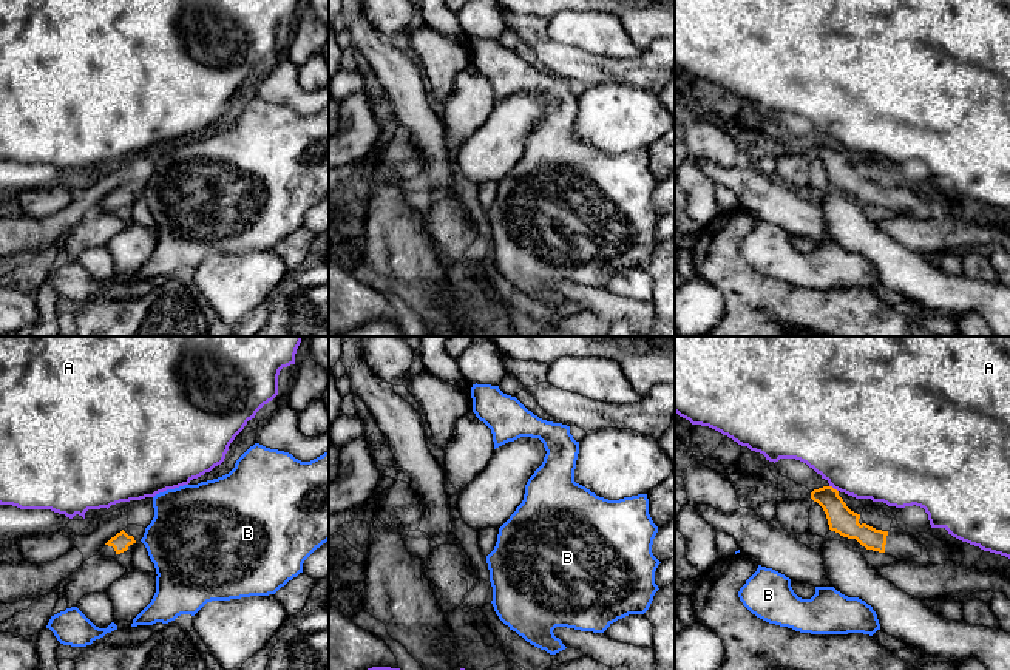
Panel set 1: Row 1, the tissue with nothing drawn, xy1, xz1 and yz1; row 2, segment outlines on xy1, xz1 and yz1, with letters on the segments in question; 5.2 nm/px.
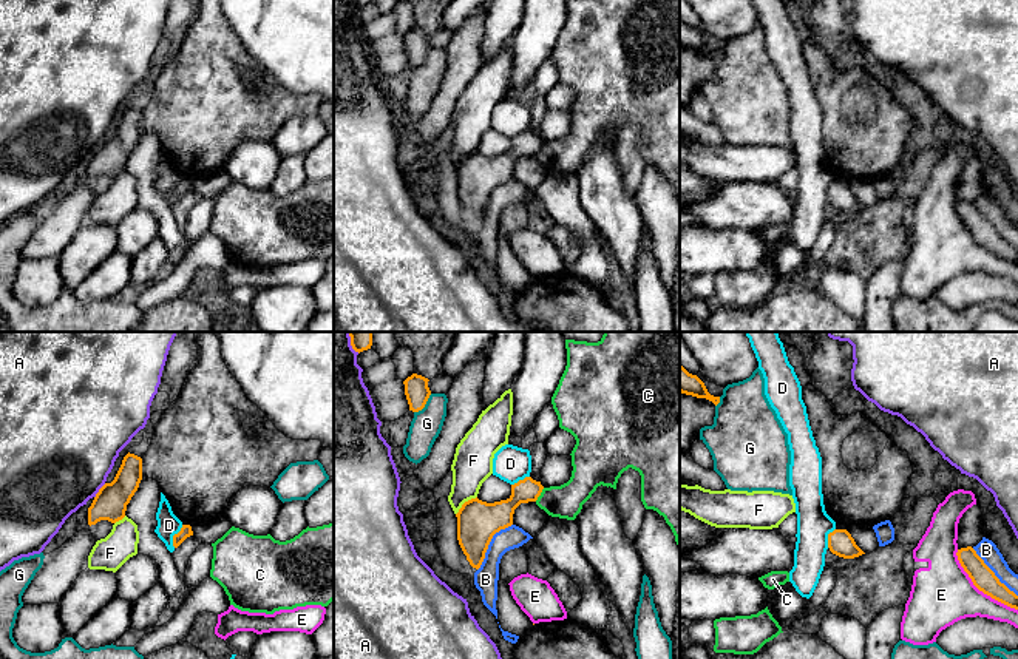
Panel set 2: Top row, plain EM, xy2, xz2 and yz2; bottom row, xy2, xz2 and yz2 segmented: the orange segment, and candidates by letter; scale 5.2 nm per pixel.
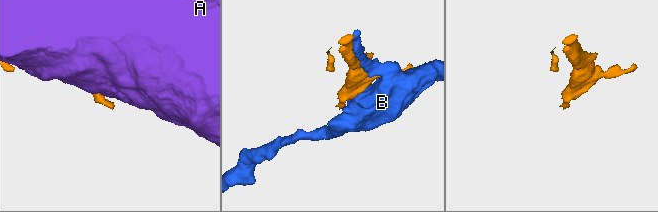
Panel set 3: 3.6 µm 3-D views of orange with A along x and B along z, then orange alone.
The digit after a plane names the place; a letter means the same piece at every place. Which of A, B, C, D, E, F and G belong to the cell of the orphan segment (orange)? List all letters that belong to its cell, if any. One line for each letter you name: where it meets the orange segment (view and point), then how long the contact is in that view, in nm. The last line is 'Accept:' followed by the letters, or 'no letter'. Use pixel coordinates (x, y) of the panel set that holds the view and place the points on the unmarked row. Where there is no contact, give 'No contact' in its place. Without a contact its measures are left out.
Accept: no letter

